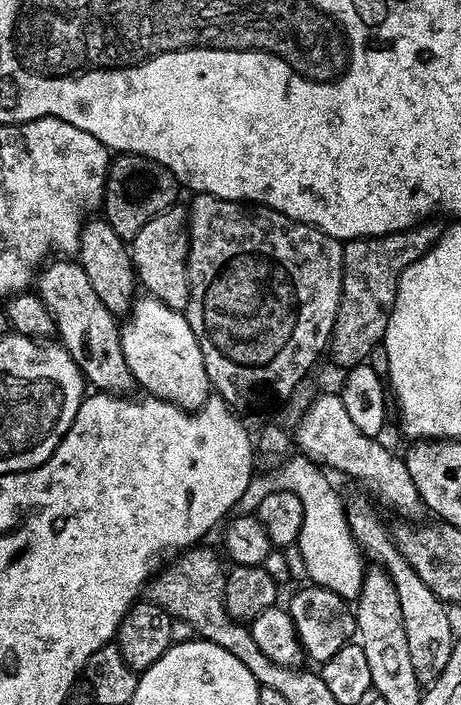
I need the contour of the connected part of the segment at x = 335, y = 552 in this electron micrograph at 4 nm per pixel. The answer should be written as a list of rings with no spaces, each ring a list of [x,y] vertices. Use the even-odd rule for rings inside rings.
[[[303,454],[289,456],[273,472],[276,472],[273,476],[253,475],[242,498],[238,498],[235,511],[241,516],[253,515],[262,498],[266,498],[266,494],[274,494],[278,490],[290,490],[290,494],[295,494],[302,502],[304,513],[298,547],[289,547],[283,553],[284,564],[288,567],[289,574],[300,576],[305,572],[315,587],[330,590],[345,602],[355,602],[362,590],[366,560],[356,545],[356,540],[348,532],[344,500],[332,485],[333,477],[317,461],[310,460]]]

